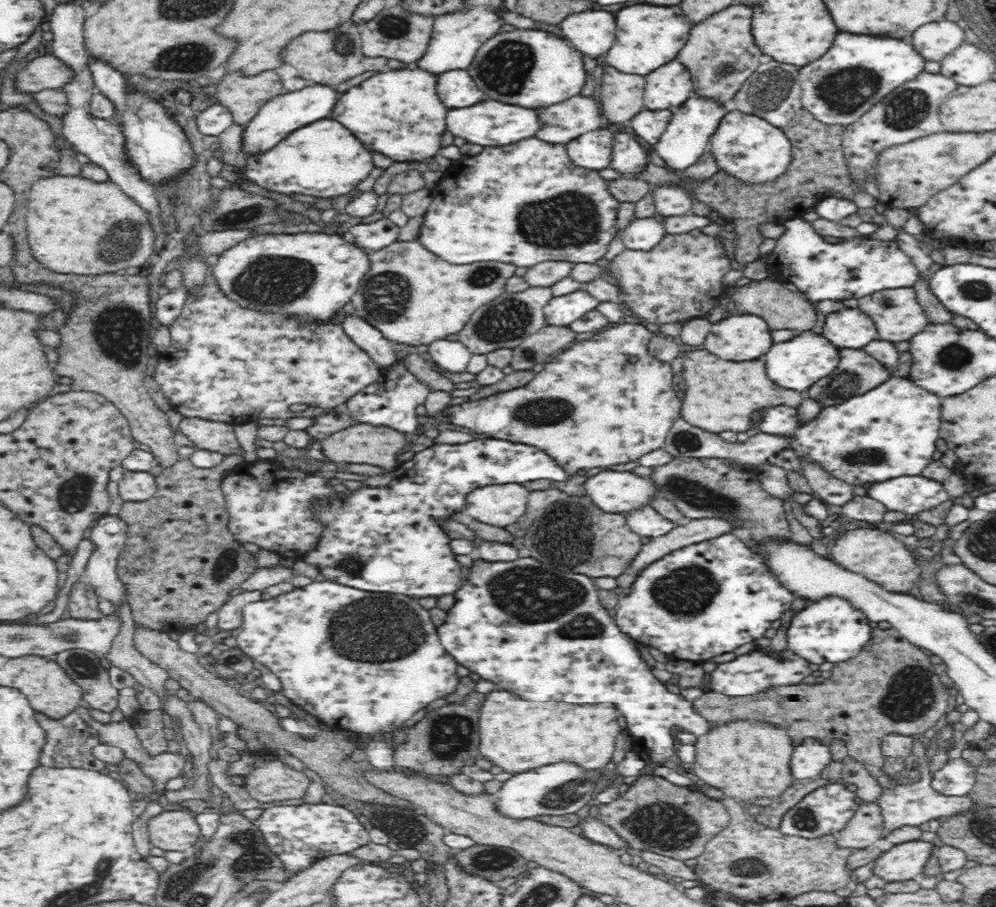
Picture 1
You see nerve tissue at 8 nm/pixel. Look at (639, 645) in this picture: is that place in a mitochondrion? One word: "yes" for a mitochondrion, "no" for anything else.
no

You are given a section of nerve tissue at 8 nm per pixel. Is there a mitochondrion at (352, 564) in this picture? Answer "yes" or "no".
yes

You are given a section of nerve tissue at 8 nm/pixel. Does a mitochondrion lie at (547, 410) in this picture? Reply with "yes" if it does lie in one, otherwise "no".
yes

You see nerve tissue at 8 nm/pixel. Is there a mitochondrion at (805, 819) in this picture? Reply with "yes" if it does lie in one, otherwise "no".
yes

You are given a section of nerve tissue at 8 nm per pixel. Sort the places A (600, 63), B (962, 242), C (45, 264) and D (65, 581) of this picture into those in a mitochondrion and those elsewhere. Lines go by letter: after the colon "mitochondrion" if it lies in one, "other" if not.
A: other
B: other
C: other
D: other

